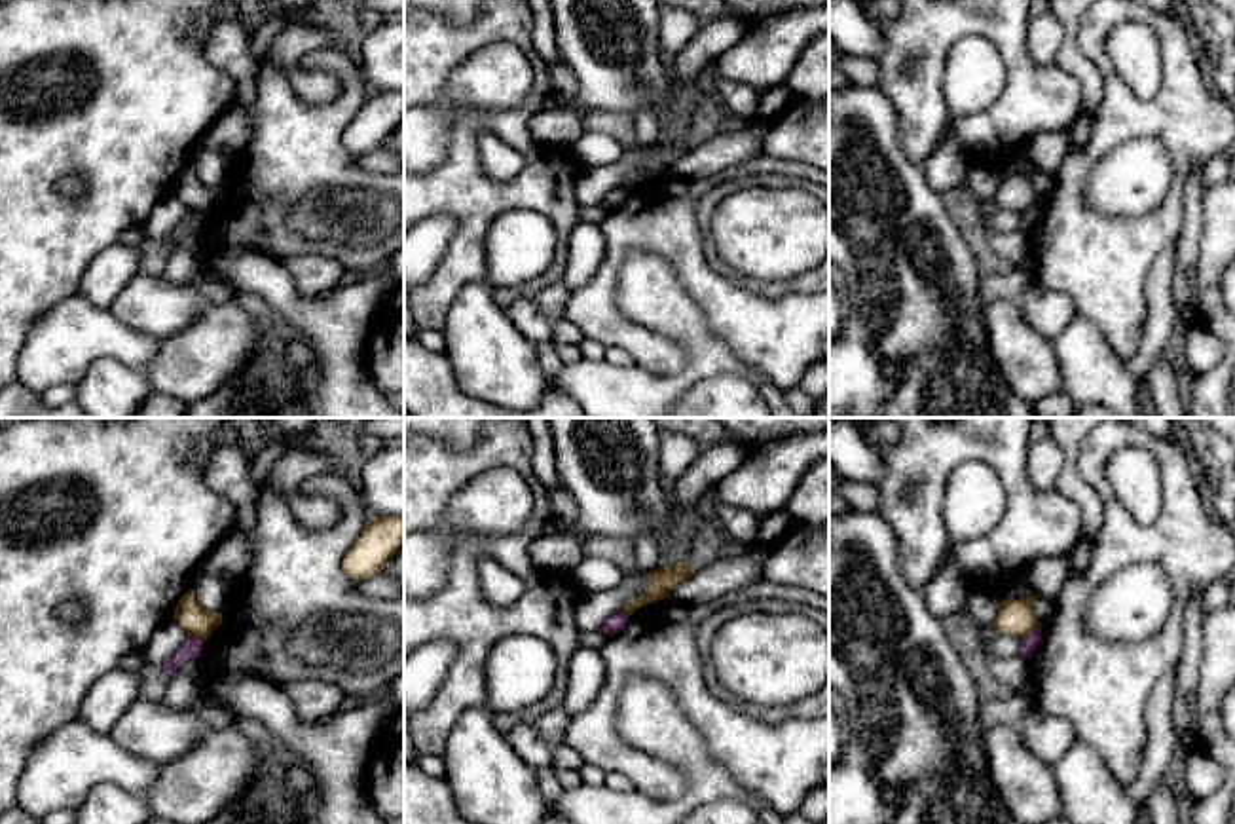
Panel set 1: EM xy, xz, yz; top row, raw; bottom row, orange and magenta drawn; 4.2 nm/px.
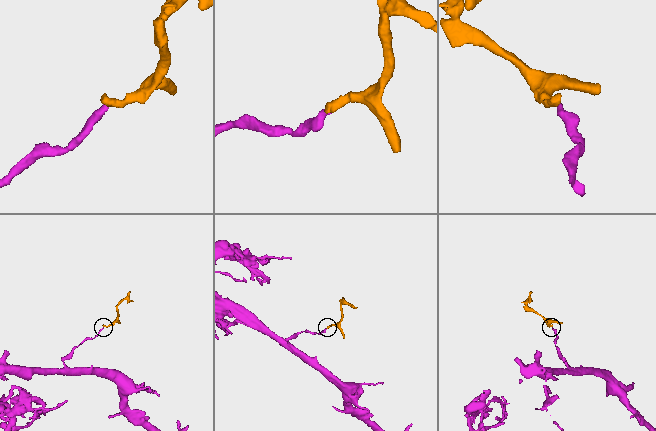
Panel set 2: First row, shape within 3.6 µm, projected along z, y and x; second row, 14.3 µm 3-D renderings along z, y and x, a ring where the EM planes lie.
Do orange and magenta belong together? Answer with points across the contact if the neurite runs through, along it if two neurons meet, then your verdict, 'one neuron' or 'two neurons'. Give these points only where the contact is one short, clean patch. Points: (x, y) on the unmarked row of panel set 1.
border yz (1038, 202), (1021, 215); two neurons

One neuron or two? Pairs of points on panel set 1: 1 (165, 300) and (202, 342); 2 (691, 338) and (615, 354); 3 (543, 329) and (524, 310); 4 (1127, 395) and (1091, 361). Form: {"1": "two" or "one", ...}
{"1": "two", "2": "two", "3": "one", "4": "one"}

